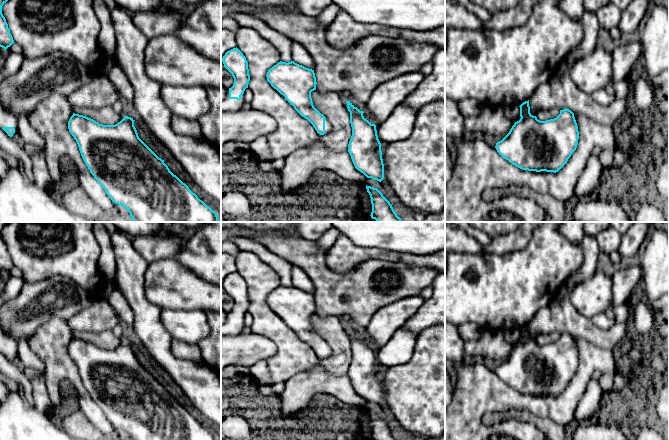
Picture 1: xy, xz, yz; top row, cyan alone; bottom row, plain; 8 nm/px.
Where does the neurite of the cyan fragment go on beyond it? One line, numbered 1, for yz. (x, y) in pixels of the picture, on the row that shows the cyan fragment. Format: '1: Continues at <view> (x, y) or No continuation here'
1: No continuation here

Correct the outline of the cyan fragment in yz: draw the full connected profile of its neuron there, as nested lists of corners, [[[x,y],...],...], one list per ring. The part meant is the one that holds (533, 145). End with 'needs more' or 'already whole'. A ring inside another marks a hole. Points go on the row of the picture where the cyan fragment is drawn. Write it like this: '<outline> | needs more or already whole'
[[[529,100],[520,106],[520,120],[515,122],[509,133],[496,143],[497,152],[522,170],[558,172],[576,150],[579,131],[574,113],[565,108],[550,120],[540,121],[530,113]]] | already whole

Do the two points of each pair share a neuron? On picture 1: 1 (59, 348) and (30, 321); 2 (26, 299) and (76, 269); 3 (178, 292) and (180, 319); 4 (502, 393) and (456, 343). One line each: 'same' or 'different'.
1: different
2: different
3: different
4: different

